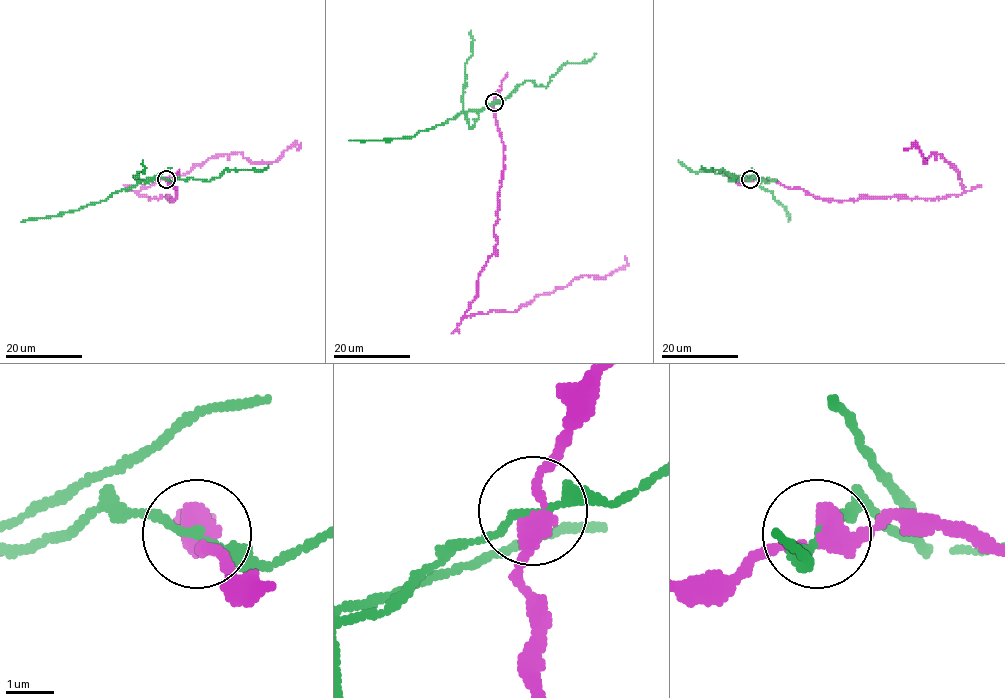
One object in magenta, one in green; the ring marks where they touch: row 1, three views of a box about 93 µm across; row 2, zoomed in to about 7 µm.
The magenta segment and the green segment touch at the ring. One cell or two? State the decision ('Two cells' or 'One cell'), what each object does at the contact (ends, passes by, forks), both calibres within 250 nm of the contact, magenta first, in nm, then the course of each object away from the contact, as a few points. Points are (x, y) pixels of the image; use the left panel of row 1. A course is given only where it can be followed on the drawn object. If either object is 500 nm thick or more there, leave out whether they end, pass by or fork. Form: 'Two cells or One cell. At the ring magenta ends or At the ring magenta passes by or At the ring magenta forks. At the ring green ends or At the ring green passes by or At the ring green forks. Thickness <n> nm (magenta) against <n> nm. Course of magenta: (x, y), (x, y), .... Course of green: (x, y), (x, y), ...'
Two cells. At the ring magenta passes by. At the ring green passes by. Thickness 400 nm (magenta) against 170 nm. Course of magenta: (166, 179), (176, 188), (173, 200), (137, 192), (210, 158), (239, 153), (253, 162), (274, 162), (296, 148). Course of green: (166, 179), (157, 177), (139, 182), (112, 193), (105, 200), (21, 222)

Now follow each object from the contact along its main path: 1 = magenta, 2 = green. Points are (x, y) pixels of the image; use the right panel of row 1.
1: (750, 179), (845, 201), (962, 192), (953, 164), (935, 153), (924, 162), (916, 145), (903, 148)
2: (750, 179), (754, 177), (761, 187), (772, 193), (788, 213), (788, 222)

